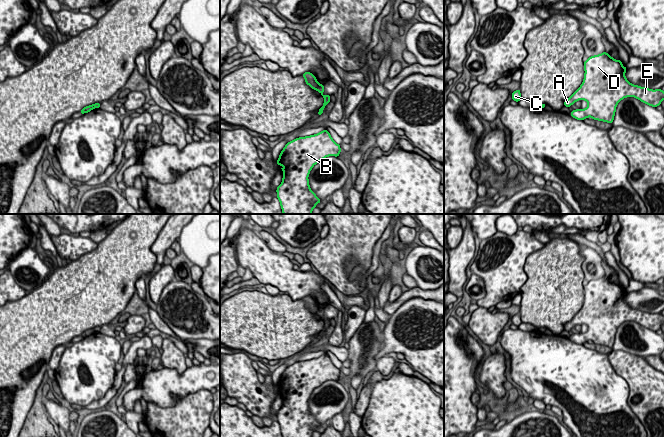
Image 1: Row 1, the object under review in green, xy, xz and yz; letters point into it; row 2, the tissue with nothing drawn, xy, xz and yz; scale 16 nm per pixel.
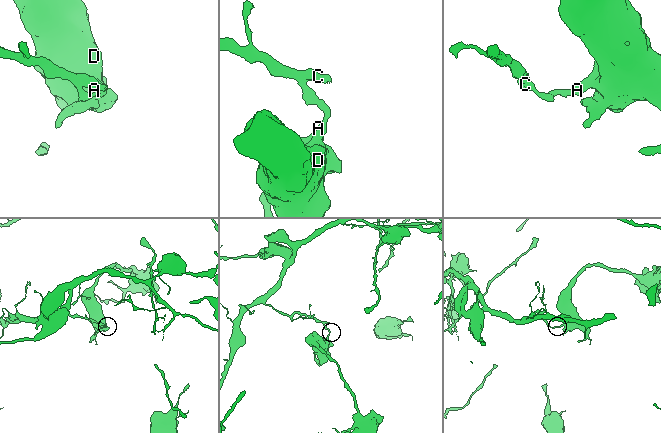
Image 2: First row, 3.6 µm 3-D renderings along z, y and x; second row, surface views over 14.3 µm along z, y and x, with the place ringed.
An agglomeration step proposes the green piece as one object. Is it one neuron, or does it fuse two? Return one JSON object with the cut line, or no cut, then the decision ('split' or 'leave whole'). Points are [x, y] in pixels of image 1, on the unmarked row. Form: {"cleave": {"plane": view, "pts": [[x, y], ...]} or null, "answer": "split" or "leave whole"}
{"cleave": {"plane": "xz", "pts": [[319, 308], [315, 313]]}, "answer": "split"}

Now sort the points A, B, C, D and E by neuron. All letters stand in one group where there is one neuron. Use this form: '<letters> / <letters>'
A B D E / C

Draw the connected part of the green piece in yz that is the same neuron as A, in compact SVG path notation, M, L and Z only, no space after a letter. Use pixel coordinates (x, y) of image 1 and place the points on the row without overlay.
M605 275L584 285L584 304L564 325L564 330L570 331L578 324L587 325L588 330L571 335L573 342L584 344L590 340L612 348L617 328L626 321L635 321L655 332L661 329L664 323L662 313L652 314L631 308L625 301L627 291L622 288L621 284L612 282Z

